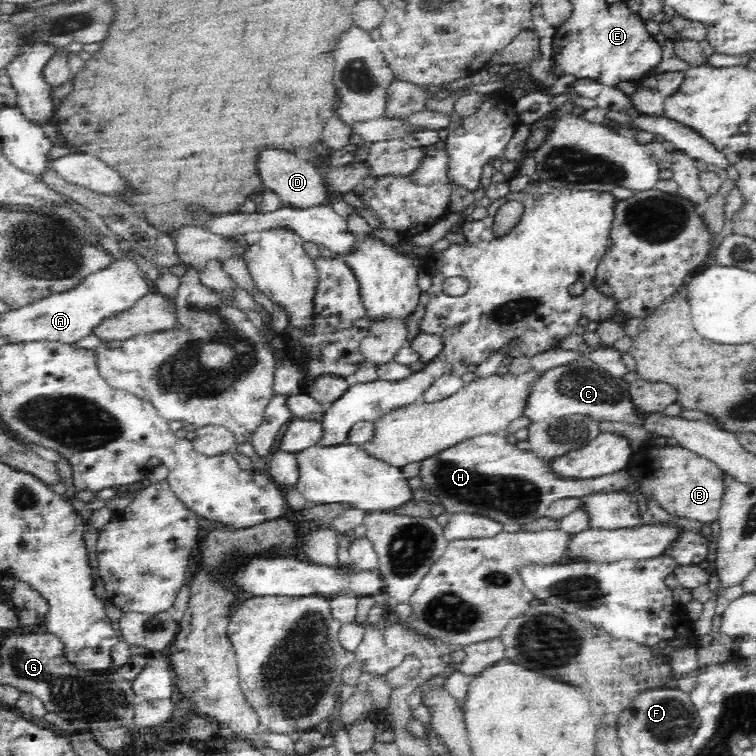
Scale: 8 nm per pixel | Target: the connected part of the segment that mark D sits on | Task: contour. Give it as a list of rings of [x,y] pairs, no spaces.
[[[262,150],[258,156],[258,174],[262,178],[265,189],[271,190],[280,199],[282,207],[298,207],[301,209],[320,204],[331,203],[333,194],[327,190],[323,171],[314,167],[309,161],[300,159],[294,152],[288,150]]]

